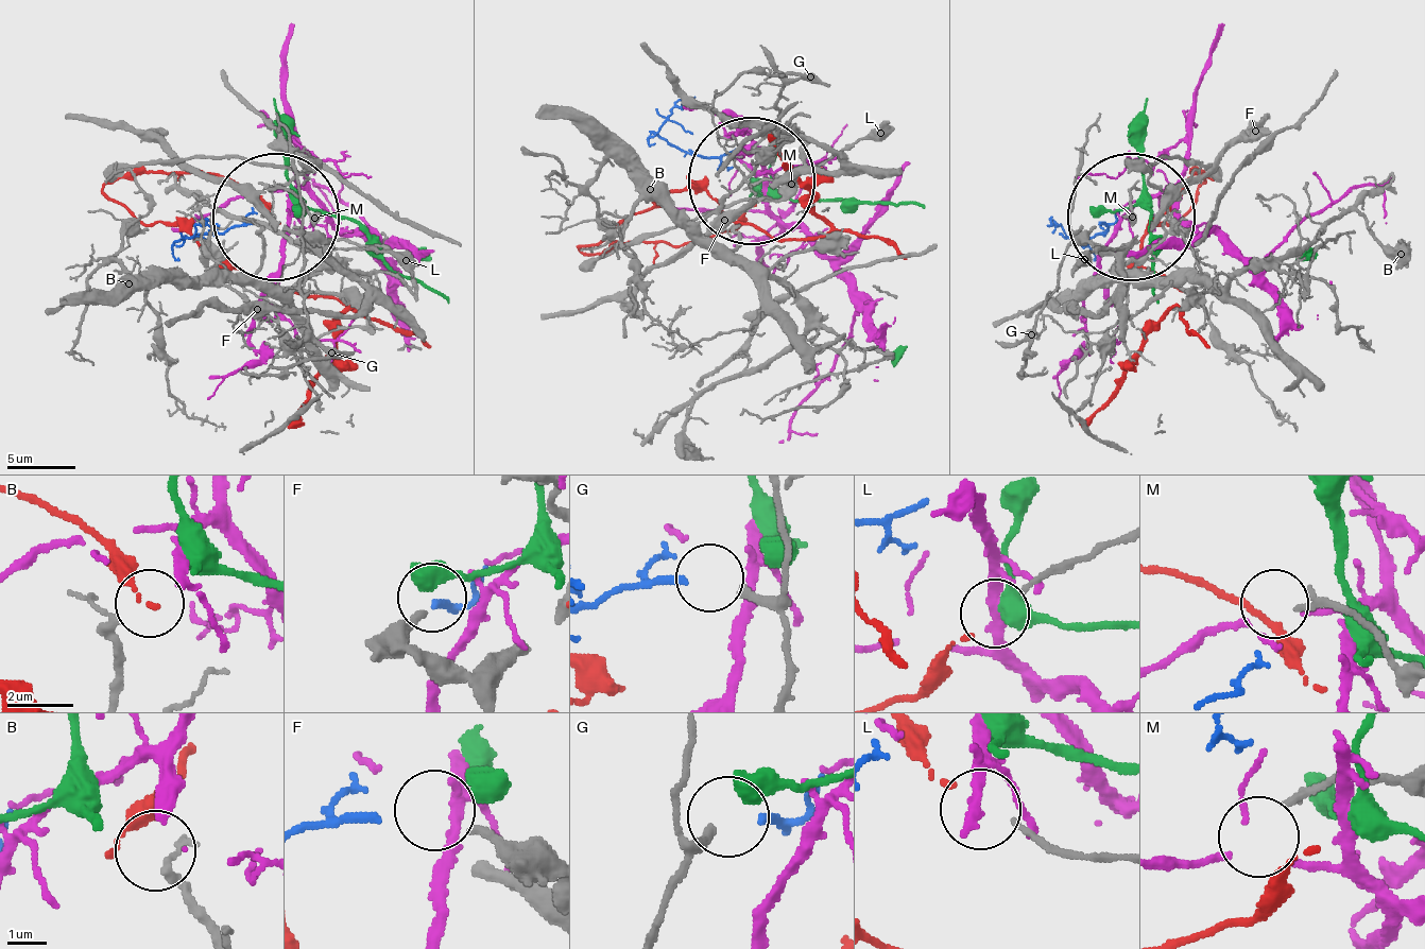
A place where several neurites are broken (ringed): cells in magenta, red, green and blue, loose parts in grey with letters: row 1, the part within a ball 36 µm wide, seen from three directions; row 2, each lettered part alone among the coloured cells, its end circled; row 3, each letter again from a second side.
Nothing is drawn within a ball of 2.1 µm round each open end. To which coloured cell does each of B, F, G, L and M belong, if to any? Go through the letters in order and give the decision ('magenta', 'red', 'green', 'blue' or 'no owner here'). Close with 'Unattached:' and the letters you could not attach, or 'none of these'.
B: no owner here
F: no owner here
G: blue
L: red
M: no owner here
Unattached: B, F, M

